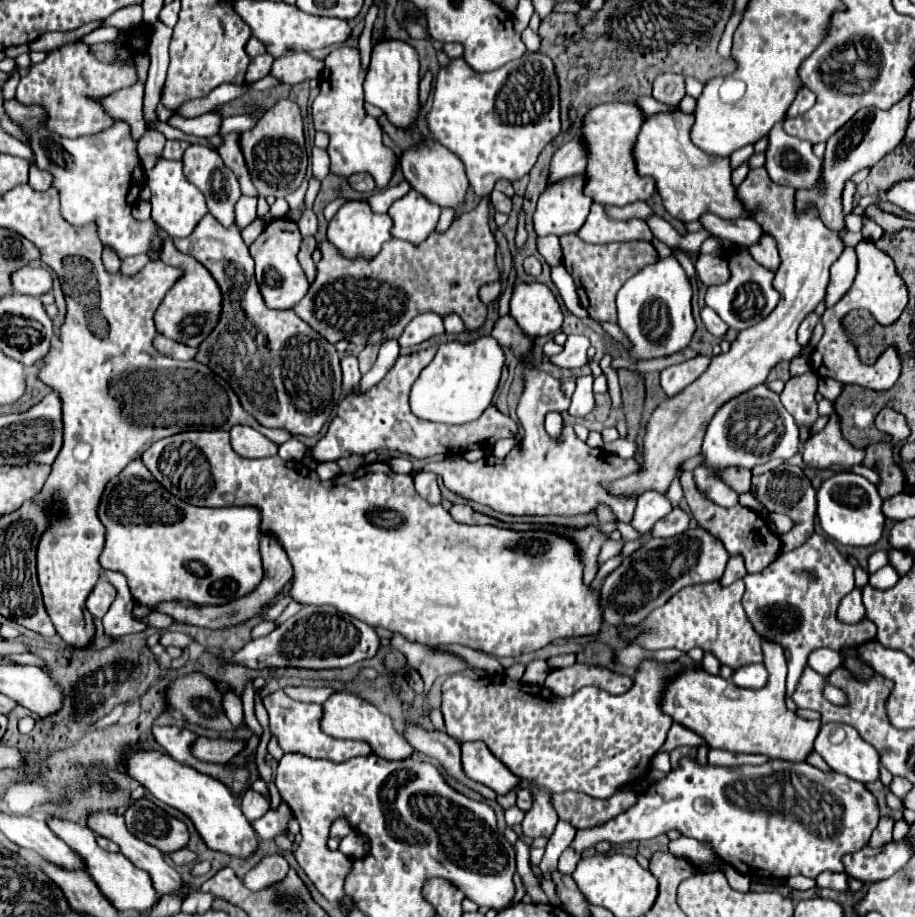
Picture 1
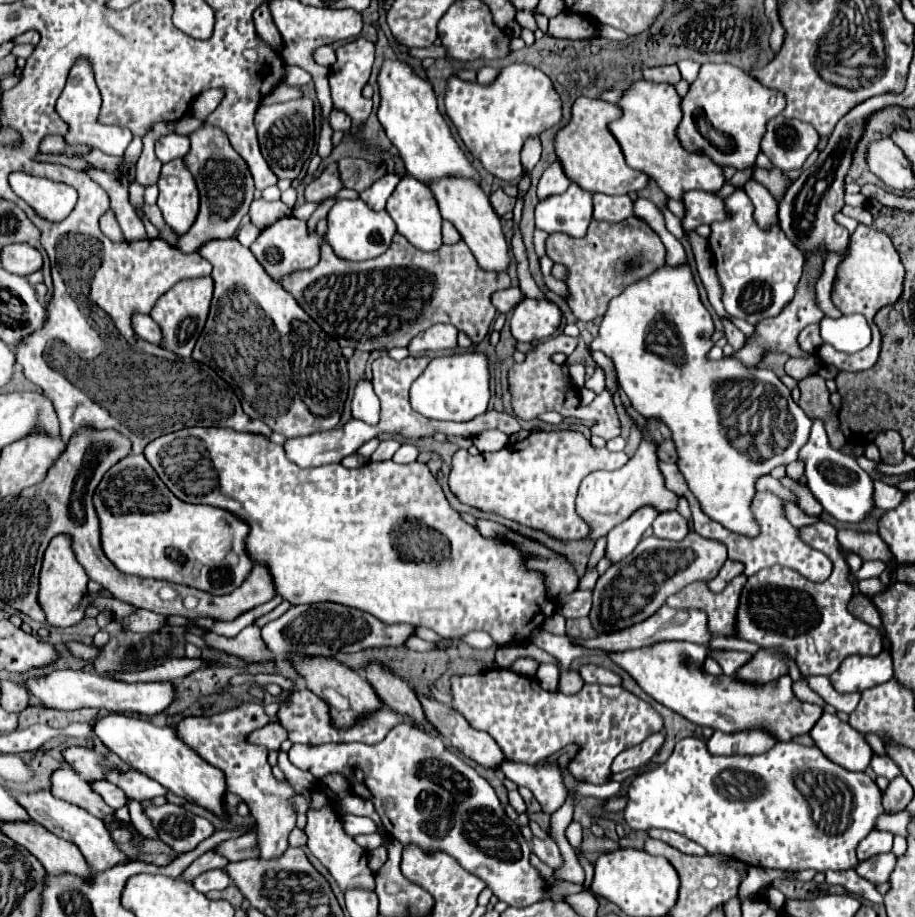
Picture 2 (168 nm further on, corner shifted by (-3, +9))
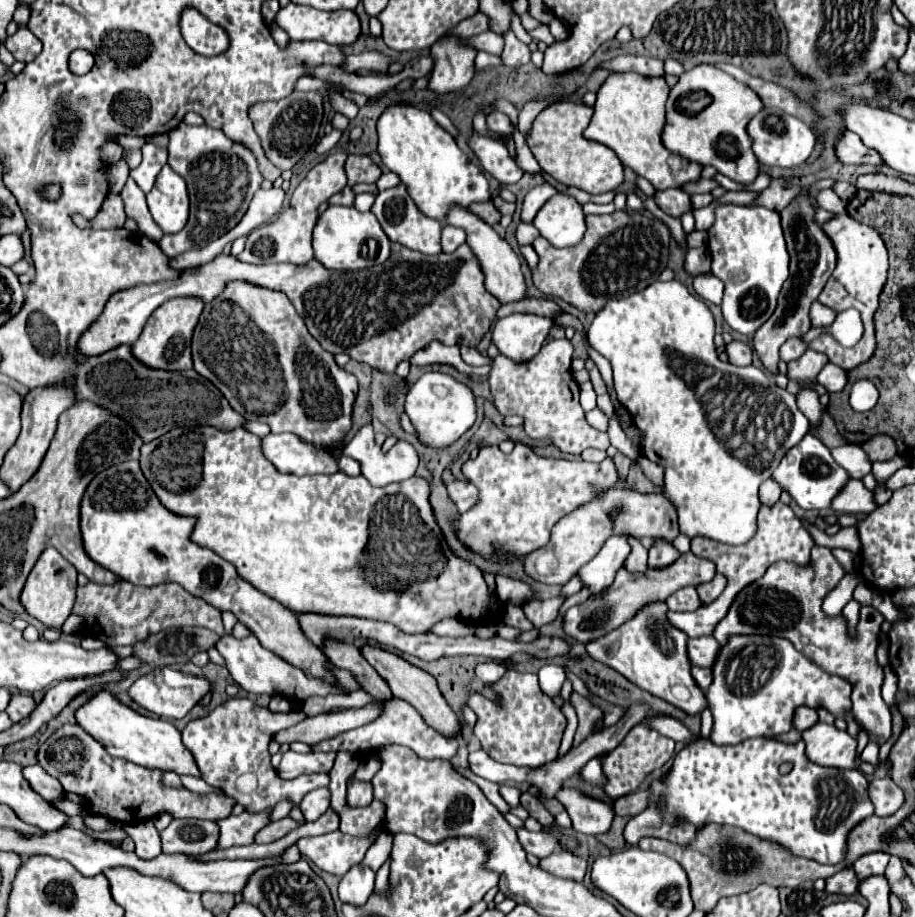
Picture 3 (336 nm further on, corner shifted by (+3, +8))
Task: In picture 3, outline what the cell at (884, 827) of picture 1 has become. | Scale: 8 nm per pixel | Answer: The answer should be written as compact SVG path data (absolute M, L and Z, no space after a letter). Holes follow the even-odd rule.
M871 853L871 855L863 855L855 861L853 869L857 873L859 881L865 881L871 875L883 875L885 867L889 863L889 855L887 853Z

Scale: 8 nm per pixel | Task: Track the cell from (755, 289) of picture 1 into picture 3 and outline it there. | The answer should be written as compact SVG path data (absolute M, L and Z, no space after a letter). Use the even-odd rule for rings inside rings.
M721 205L715 209L715 223L709 229L707 247L713 257L711 271L715 277L719 277L725 283L725 293L723 293L723 303L721 303L725 323L737 333L753 335L773 315L777 307L779 287L783 287L783 281L787 279L787 271L789 271L789 253L785 249L779 213L763 209L763 207Z

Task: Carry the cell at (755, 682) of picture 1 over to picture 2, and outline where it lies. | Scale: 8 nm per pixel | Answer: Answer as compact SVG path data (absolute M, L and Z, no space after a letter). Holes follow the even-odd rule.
M715 650L715 652L711 652L711 656L721 664L723 674L727 674L727 676L737 674L739 668L743 668L747 662L753 660L753 654L749 654L749 652L735 652L735 650L731 650L731 652Z

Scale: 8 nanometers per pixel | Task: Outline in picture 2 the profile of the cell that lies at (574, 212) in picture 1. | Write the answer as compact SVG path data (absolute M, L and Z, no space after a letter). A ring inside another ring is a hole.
M571 184L563 194L543 198L535 208L535 226L545 232L585 236L593 214L593 194Z

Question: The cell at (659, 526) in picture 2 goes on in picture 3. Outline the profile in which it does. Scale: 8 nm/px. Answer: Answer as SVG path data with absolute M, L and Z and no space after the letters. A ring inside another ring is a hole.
M659 539L655 541L655 545L649 549L649 567L651 569L663 569L667 565L671 565L673 561L677 561L681 553L667 541Z

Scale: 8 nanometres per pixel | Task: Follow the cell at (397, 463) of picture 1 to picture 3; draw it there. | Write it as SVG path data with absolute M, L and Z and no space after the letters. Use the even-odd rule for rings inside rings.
M368 423L347 443L343 455L353 457L361 463L361 473L375 485L383 487L399 483L415 475L417 453L411 443L399 440L387 453L375 442L372 423Z

